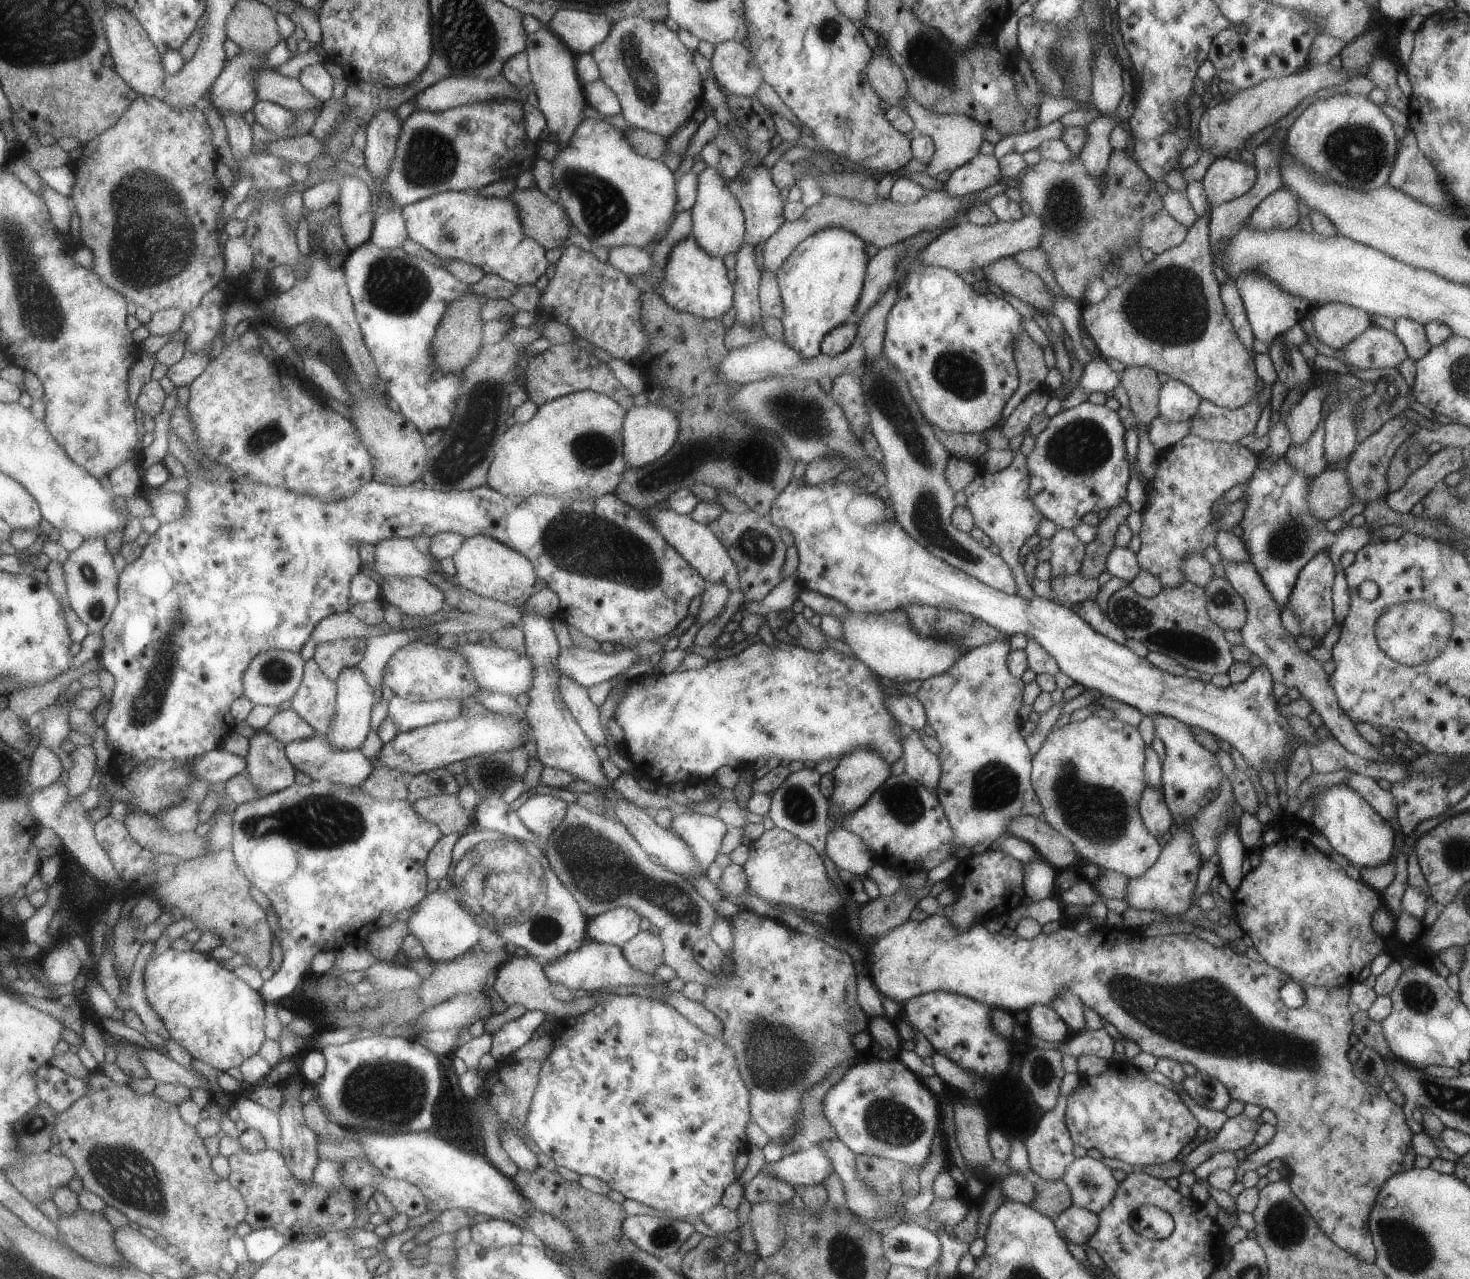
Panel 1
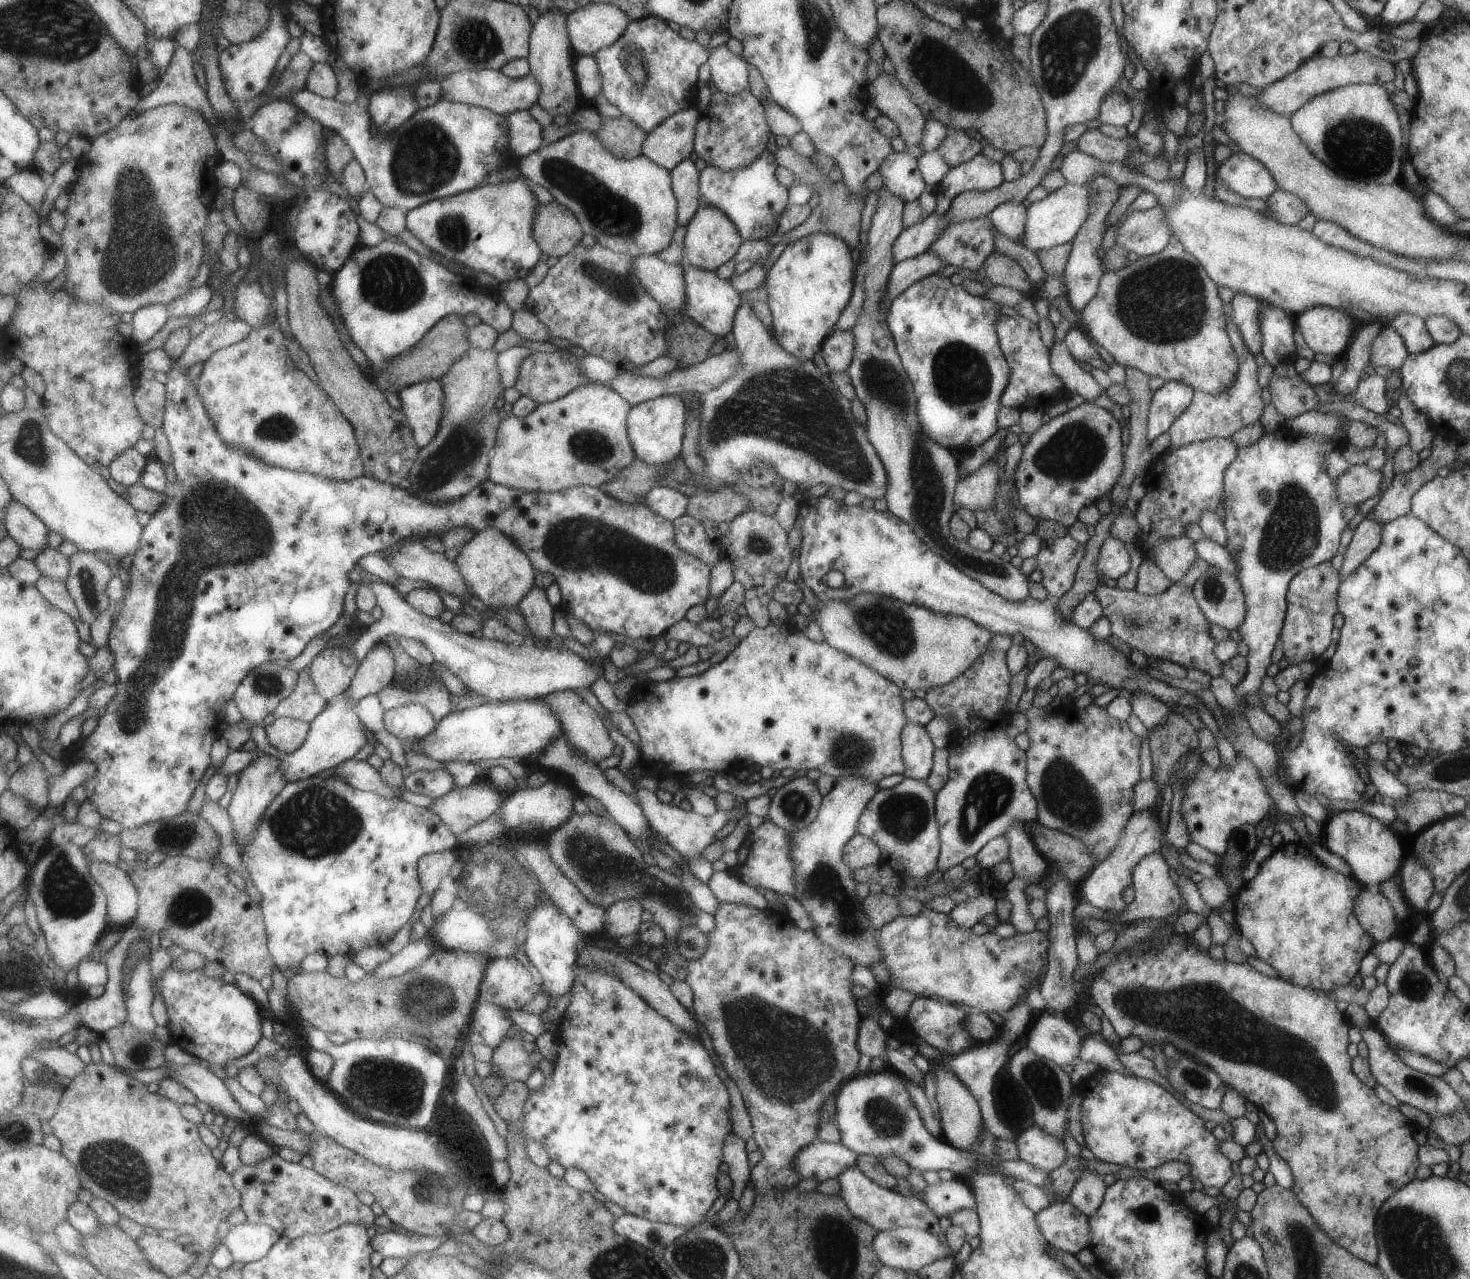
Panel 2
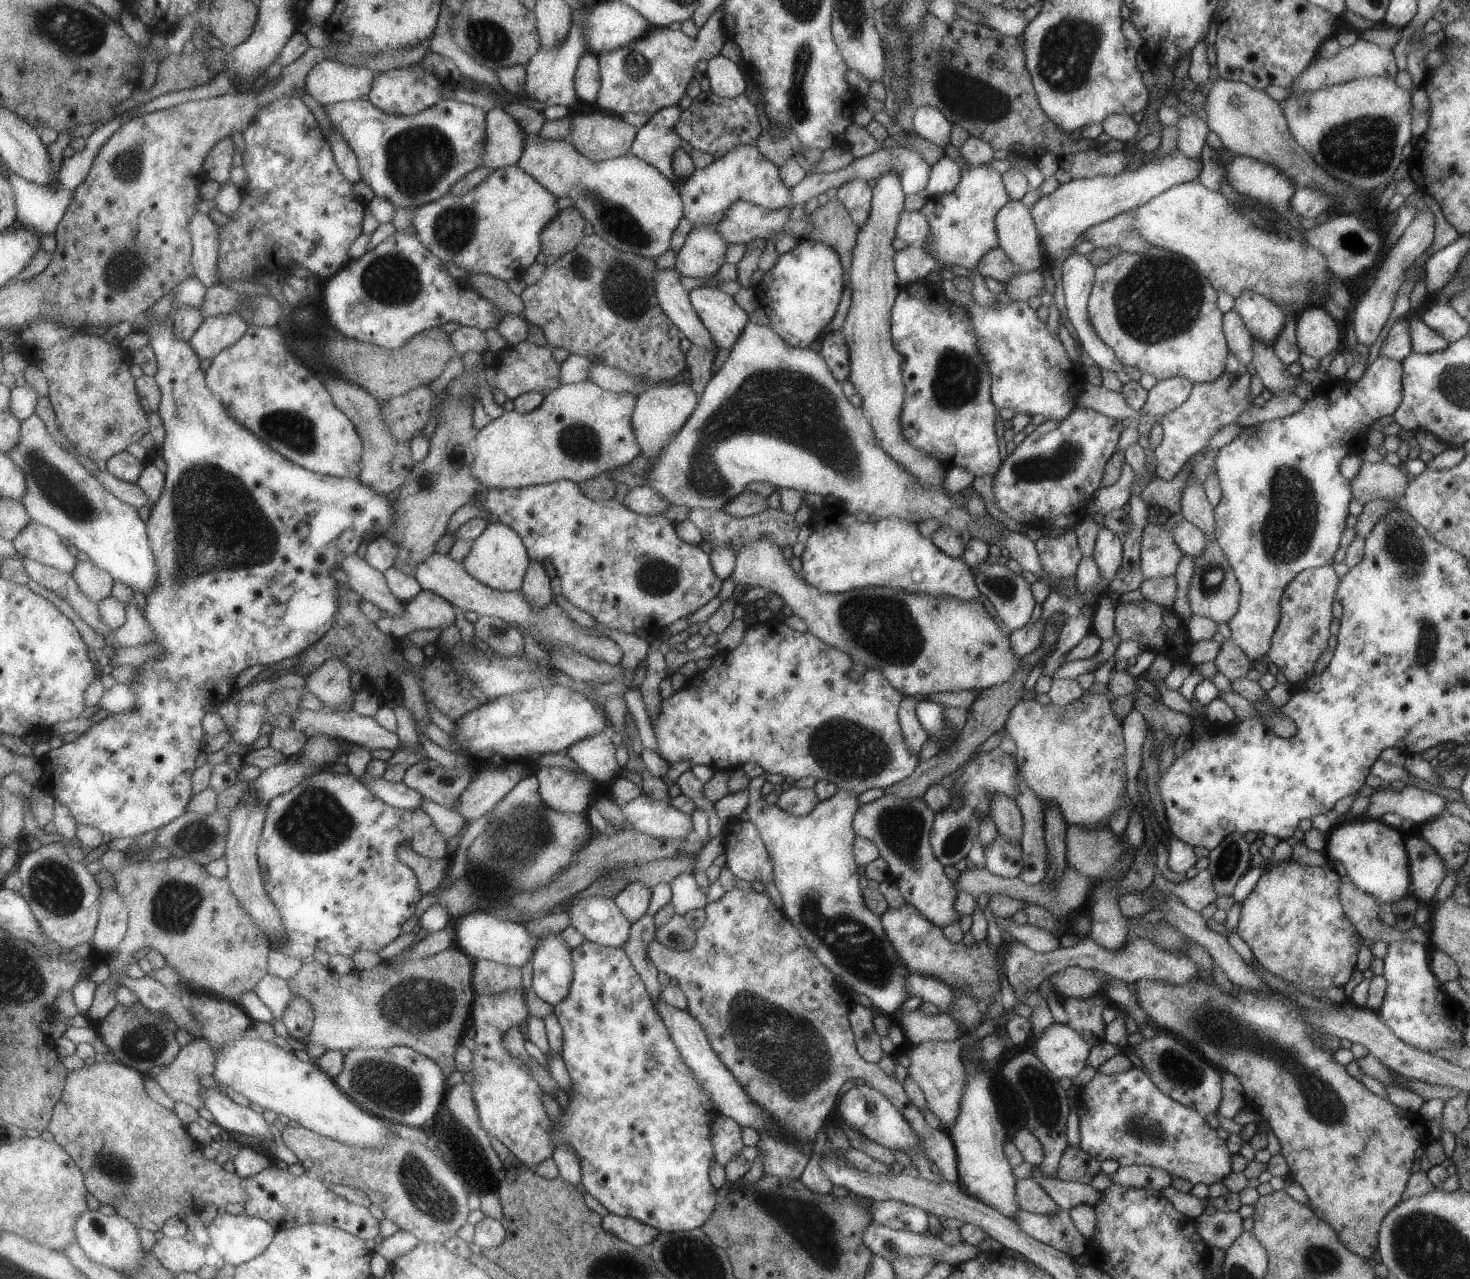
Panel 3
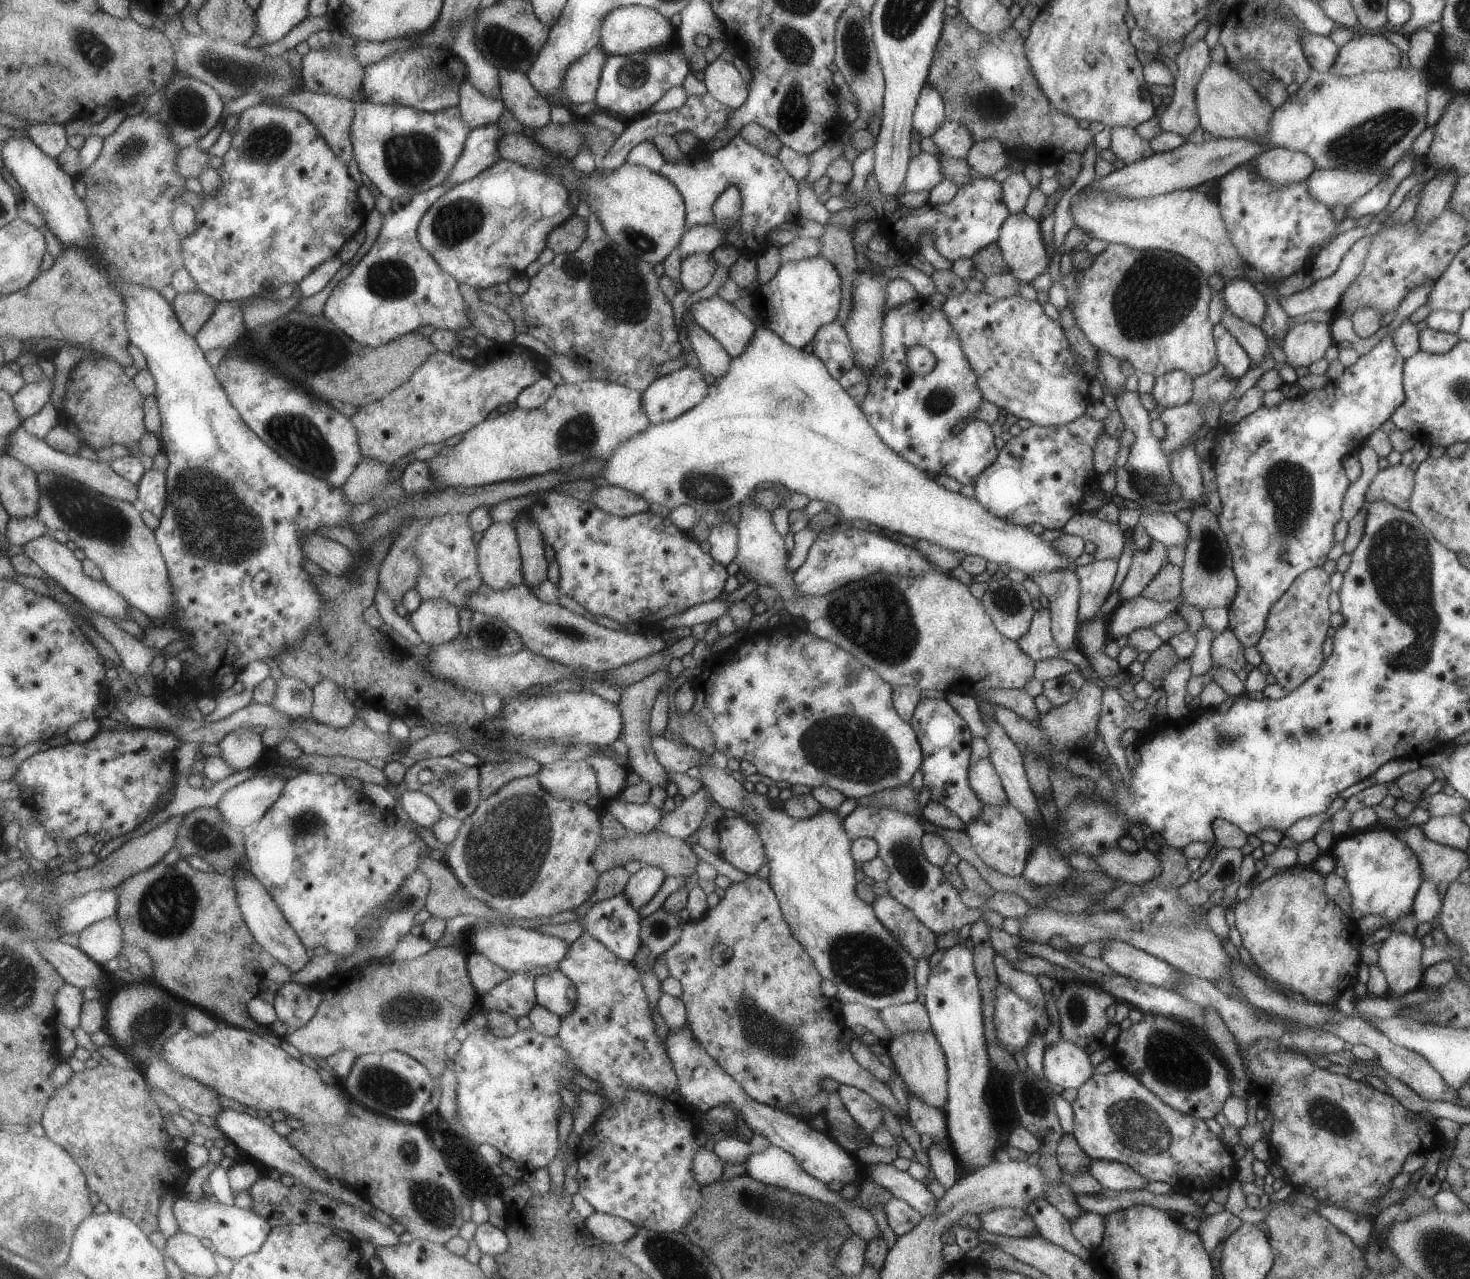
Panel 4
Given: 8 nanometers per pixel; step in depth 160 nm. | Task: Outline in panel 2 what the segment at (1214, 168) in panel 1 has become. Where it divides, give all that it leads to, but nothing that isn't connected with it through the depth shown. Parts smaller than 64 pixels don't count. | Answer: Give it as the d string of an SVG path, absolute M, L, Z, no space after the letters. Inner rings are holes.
M1244 152L1232 154L1218 166L1216 174L1232 192L1245 200L1265 200L1279 189L1268 168Z

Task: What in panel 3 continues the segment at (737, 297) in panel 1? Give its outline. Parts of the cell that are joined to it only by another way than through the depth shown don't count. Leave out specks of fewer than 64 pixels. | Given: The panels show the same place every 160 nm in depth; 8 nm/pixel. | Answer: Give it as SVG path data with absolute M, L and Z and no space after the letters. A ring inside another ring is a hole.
M748 321L738 342L736 342L734 348L728 356L728 360L724 362L722 368L710 378L706 389L702 392L699 397L698 406L688 422L682 426L682 430L670 440L664 444L664 450L654 456L654 458L649 458L652 462L652 466L648 468L648 487L652 488L654 492L660 492L662 498L666 498L668 502L672 505L684 506L688 509L711 509L720 510L723 509L728 502L732 501L736 496L742 494L746 491L746 486L752 484L752 482L766 482L772 484L776 489L793 489L800 493L813 493L819 496L834 496L838 500L844 500L840 506L843 510L848 510L851 516L851 520L854 519L856 514L863 512L868 516L874 514L880 519L884 518L898 518L898 520L906 520L906 522L912 522L912 524L918 524L924 522L925 520L937 520L940 523L940 528L950 528L952 532L958 532L962 534L963 531L967 530L970 533L971 538L978 538L982 542L986 542L988 546L996 544L999 546L1002 542L1002 532L998 528L998 524L992 516L986 516L982 518L980 522L976 522L972 518L972 514L968 512L966 506L960 506L954 502L954 498L950 496L950 493L944 490L934 490L934 488L922 488L920 482L916 482L916 478L912 478L912 474L900 466L896 460L892 460L878 444L876 436L874 435L874 430L870 426L870 420L865 415L862 408L856 408L852 402L844 395L842 390L842 383L838 382L836 378L830 373L824 358L822 358L820 353L816 353L809 348L799 348L788 345L771 326L756 324L754 322Z

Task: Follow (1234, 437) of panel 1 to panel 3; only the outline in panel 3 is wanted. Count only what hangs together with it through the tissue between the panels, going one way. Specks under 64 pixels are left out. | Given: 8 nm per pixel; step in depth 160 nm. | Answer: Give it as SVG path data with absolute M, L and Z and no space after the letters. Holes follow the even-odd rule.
M1230 353L1226 358L1224 374L1208 383L1196 383L1190 397L1184 404L1168 412L1160 424L1163 428L1163 440L1155 449L1156 472L1160 479L1170 481L1184 465L1200 452L1214 434L1226 424L1237 424L1240 414L1250 410L1255 398L1250 394L1251 375L1236 354Z

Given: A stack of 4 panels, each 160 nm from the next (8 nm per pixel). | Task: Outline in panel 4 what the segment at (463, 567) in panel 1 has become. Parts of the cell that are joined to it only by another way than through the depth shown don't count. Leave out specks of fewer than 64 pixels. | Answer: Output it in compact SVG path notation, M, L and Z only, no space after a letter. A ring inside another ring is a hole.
M497 522L478 539L480 575L494 590L525 584L519 540L513 523Z

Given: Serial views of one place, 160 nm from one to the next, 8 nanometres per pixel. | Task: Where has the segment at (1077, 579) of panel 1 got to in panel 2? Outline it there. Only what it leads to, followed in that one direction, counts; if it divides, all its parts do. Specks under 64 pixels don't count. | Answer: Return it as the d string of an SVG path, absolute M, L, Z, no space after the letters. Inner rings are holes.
M1173 583L1164 594L1145 596L1136 590L1119 590L1100 584L1093 592L1102 604L1103 616L1111 624L1111 635L1146 657L1171 661L1184 669L1197 669L1210 674L1210 677L1218 677L1222 675L1223 663L1214 656L1217 643L1210 636L1210 624L1192 590L1193 586Z

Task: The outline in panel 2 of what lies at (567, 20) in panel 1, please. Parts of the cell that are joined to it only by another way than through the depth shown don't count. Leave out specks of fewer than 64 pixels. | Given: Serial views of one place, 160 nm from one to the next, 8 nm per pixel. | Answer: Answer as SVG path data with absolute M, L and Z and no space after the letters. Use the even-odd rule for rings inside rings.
M590 4L568 14L568 36L574 50L581 55L595 55L602 48L612 46L628 28L630 18L624 10L610 4Z

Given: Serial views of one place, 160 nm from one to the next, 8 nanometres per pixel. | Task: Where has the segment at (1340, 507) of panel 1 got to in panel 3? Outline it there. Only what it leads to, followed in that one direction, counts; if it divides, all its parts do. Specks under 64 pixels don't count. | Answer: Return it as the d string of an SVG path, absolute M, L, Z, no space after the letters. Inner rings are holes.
M1387 461L1380 464L1363 462L1358 476L1354 476L1352 497L1362 505L1372 500L1390 500L1399 506L1410 482L1408 472Z

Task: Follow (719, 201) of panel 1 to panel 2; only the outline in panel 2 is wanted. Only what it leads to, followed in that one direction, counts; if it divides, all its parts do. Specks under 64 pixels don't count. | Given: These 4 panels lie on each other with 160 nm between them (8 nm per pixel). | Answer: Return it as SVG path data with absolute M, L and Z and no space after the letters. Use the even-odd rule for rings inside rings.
M700 206L686 230L683 260L688 260L692 266L698 266L700 270L716 271L722 264L733 259L743 242L738 228L716 206Z

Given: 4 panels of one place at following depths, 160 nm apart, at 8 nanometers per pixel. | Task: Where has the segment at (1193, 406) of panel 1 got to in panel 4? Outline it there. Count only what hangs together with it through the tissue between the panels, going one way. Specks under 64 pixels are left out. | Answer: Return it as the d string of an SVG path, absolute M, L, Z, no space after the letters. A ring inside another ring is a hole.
M1174 370L1155 378L1152 397L1157 405L1176 407L1188 404L1194 396L1194 377L1184 370Z

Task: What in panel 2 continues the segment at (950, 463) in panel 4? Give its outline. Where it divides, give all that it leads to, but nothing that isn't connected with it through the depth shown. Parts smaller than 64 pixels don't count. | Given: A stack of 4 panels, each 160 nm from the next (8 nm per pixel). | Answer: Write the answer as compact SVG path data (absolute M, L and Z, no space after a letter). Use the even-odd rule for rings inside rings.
M932 274L908 286L890 304L888 329L913 385L922 432L948 450L973 451L998 432L1000 398L1010 380L1010 368L996 336L996 322L1002 315L1002 308L985 296L972 296L961 285L954 286L950 279Z

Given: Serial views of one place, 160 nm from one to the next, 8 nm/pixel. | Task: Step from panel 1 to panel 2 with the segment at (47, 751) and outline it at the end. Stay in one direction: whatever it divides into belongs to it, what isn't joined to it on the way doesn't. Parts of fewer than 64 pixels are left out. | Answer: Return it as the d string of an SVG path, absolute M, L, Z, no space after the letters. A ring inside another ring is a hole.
M36 758L29 765L17 770L10 788L28 798L30 804L41 813L50 806L50 774L46 766Z

